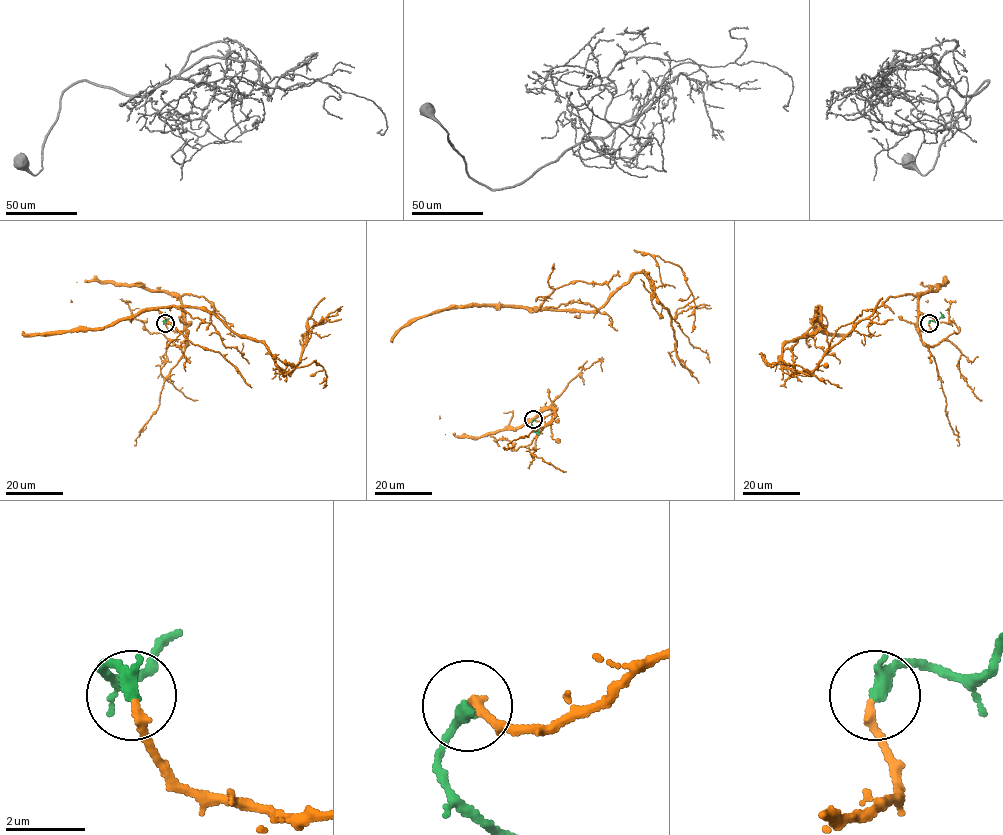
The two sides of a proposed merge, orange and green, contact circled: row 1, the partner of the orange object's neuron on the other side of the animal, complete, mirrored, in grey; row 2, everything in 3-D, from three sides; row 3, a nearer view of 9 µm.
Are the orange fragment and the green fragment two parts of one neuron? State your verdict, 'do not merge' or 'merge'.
merge

